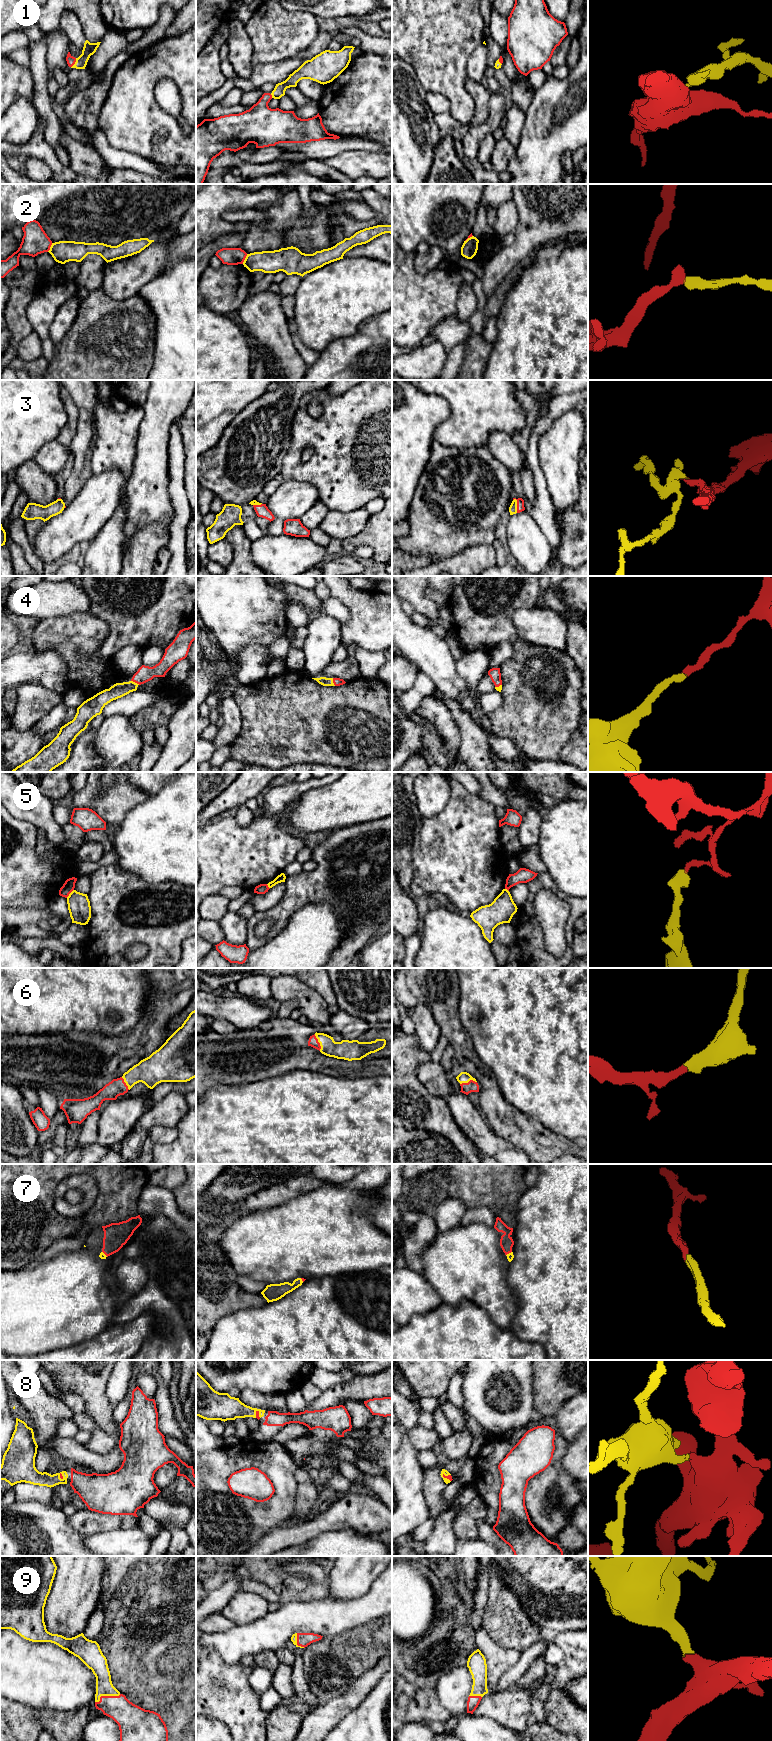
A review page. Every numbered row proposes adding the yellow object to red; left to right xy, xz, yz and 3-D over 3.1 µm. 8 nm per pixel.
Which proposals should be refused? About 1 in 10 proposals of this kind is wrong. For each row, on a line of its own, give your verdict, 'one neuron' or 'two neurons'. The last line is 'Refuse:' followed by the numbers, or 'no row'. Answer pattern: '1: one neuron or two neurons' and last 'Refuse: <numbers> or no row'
1: one neuron
2: two neurons
3: one neuron
4: one neuron
5: two neurons
6: one neuron
7: one neuron
8: one neuron
9: one neuron
Refuse: 2, 5

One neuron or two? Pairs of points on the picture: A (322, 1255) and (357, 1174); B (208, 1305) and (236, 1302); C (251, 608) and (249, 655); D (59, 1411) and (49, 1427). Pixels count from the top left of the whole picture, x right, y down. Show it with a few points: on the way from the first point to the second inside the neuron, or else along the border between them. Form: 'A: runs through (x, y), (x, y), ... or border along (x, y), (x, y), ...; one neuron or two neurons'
A: border along (328, 1184), (370, 1191); two neurons
B: runs through (215, 1302), (229, 1302); one neuron
C: border along (269, 645), (248, 642), (238, 652), (237, 662); two neurons
D: runs through (55, 1415), (49, 1423); one neuron

